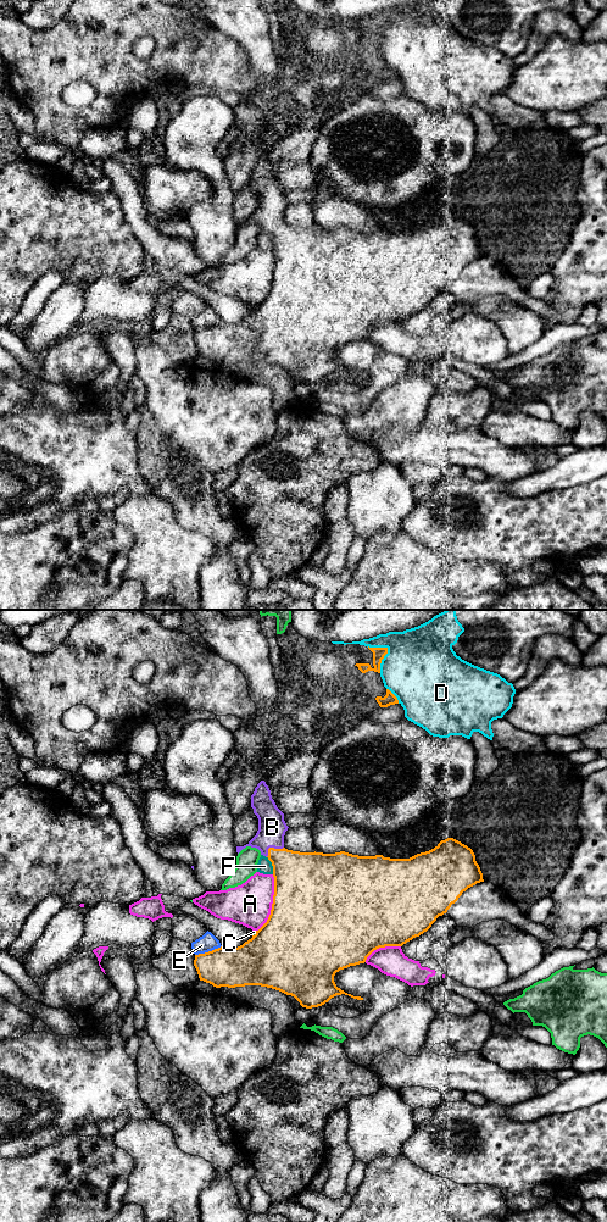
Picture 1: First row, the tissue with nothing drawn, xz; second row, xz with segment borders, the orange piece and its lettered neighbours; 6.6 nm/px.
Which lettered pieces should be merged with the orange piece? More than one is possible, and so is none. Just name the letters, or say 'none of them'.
B

